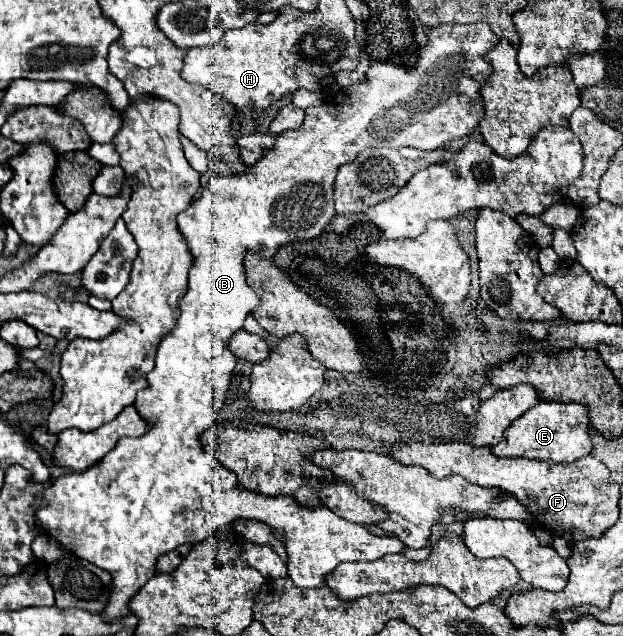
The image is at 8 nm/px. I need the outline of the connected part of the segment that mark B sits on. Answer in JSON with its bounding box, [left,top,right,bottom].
[35,22,497,620]

